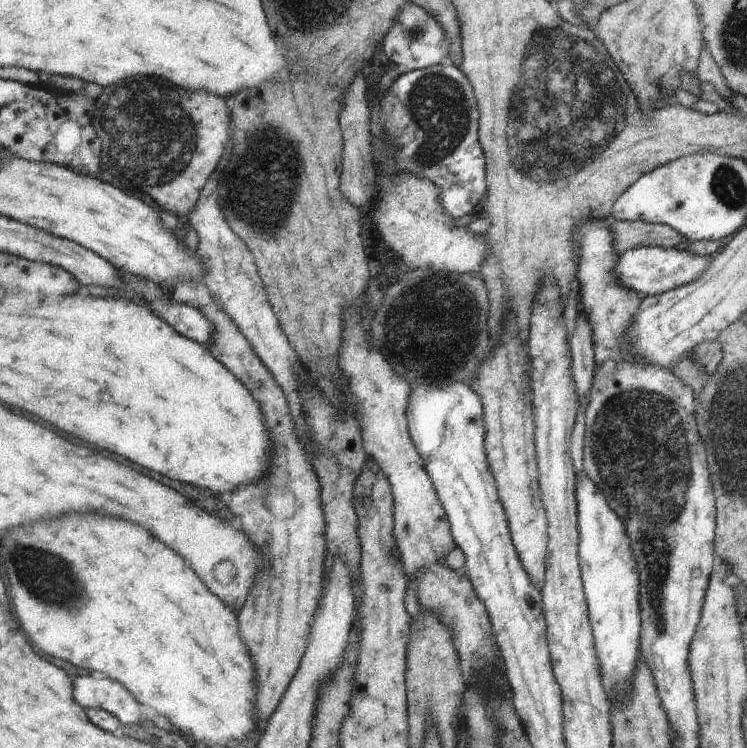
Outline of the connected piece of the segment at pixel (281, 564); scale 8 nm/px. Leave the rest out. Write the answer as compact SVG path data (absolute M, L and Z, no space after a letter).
M201 294L201 312L211 318L217 326L211 354L219 358L235 376L251 388L261 404L267 404L267 420L283 444L279 460L275 460L275 472L261 484L251 484L251 488L239 488L231 494L229 508L241 520L243 530L267 556L271 556L271 566L263 572L263 580L253 590L255 596L247 600L247 608L239 614L243 640L251 644L255 652L255 662L259 664L261 678L261 714L269 718L279 708L287 688L297 678L303 664L305 652L311 644L311 624L319 612L323 588L325 588L325 556L327 556L327 514L323 508L323 484L321 478L299 440L297 426L291 416L287 394L267 368L267 364L255 354L255 348L231 320L231 316L213 300Z

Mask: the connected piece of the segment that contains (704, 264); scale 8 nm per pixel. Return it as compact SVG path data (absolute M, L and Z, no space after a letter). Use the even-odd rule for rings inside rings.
M635 248L635 250L627 250L623 254L619 254L617 264L613 266L613 280L617 286L631 290L631 292L641 292L647 296L659 296L667 290L679 288L687 282L697 280L711 264L713 256L691 256L689 252L685 252L683 248L673 248L673 250L665 250L665 248Z

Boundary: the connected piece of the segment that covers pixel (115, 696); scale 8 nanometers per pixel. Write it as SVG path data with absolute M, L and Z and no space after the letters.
M83 672L75 678L75 700L85 708L103 708L129 726L141 724L143 712L147 712L123 682L97 674Z

